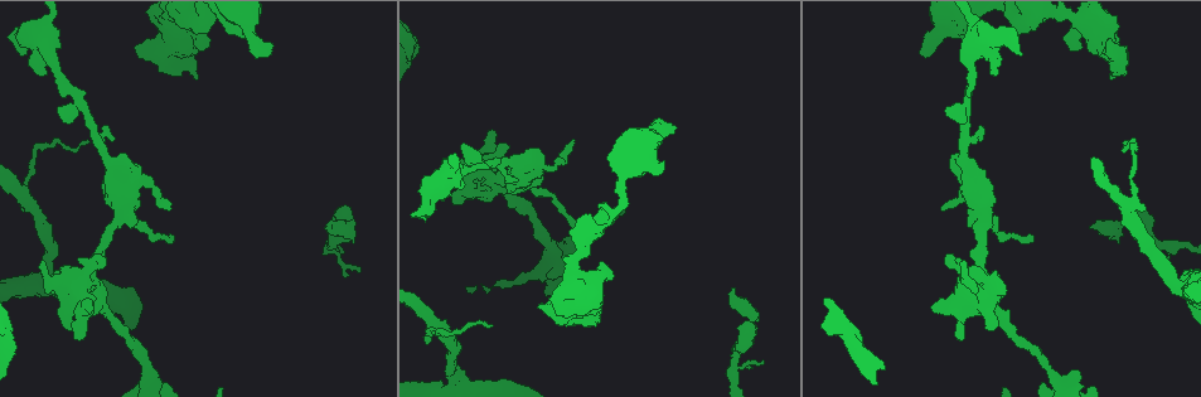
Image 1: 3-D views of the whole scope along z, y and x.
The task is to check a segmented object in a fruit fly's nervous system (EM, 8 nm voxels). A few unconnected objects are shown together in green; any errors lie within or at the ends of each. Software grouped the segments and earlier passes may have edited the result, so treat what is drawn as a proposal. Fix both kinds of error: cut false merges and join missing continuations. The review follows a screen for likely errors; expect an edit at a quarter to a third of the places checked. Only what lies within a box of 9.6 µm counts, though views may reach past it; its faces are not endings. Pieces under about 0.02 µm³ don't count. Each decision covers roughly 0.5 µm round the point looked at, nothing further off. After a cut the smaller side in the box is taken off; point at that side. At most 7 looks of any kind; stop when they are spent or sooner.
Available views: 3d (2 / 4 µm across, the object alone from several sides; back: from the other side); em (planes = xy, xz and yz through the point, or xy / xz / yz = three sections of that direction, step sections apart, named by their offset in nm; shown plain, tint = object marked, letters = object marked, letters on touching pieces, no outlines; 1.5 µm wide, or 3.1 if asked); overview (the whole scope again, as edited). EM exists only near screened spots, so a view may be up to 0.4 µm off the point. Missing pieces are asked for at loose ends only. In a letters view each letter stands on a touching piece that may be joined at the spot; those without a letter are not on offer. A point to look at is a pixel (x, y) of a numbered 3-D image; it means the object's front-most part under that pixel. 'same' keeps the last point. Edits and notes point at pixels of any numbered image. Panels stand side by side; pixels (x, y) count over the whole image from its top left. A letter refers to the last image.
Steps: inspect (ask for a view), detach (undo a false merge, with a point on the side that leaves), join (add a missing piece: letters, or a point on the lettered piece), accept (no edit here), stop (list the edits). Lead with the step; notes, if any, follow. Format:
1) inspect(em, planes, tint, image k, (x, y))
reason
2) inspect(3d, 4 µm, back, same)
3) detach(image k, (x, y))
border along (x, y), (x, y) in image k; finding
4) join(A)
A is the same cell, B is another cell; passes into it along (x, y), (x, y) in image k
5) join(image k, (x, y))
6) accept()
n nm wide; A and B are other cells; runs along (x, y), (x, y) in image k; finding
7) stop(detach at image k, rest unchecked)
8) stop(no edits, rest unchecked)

inspect(3d, 2 µm, image 1, (668, 122))
branch stops here

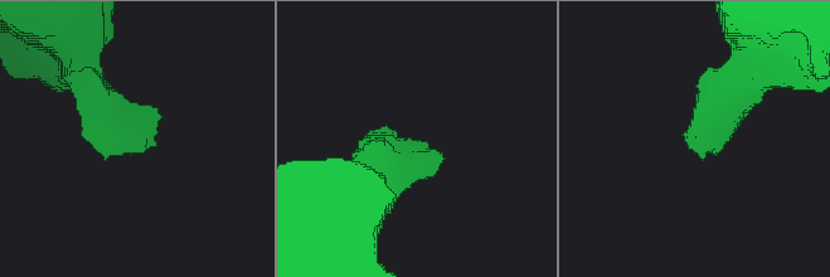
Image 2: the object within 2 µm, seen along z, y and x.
inspect(em, 3.1 µm, xy, step 8, tint, image 2, (702, 155))
shape alone is not enough

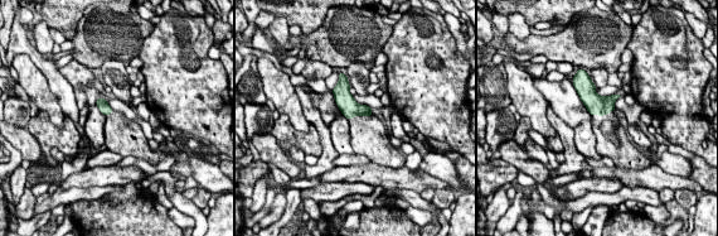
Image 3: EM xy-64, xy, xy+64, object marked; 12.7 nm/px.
inspect(em, 3.1 µm, planes, letters, same)

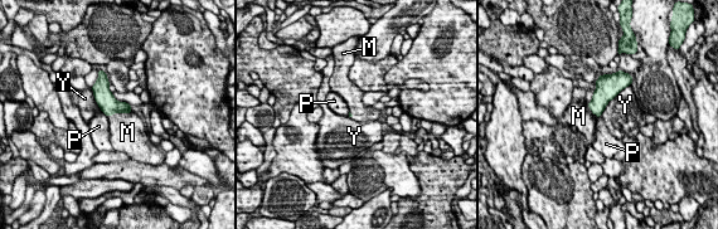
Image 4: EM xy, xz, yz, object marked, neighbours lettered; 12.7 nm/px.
join(M)
M is the same cell, P and Y are other cells; passes into it along (108, 105), (116, 112), (124, 128) in image 4; the neuron continues

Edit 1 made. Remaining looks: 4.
inspect(3d, 2 µm, back, image 1, (60, 112))
branch stops here

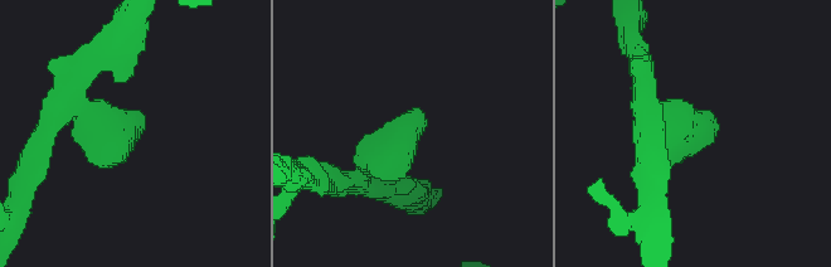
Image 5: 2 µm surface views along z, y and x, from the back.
inspect(em, xy, step 4, tint, image 5, (138, 129))

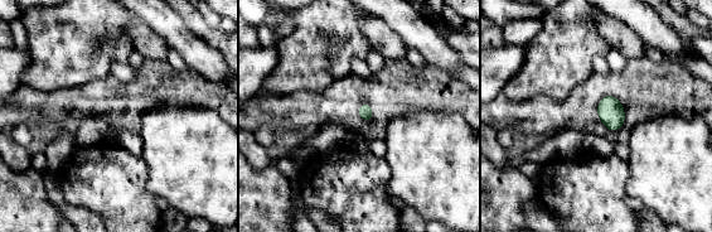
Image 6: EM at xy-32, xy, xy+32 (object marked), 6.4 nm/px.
inspect(em, planes, letters, same)

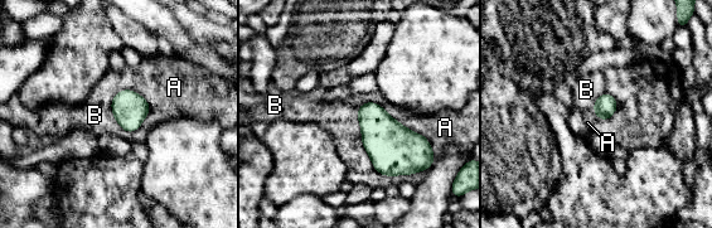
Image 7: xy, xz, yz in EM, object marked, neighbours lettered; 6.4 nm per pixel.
accept()
140 nm wide; A and B are other cells; no lettered piece goes on from it

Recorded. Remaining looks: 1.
stop(join at image 4, rest unchecked)

